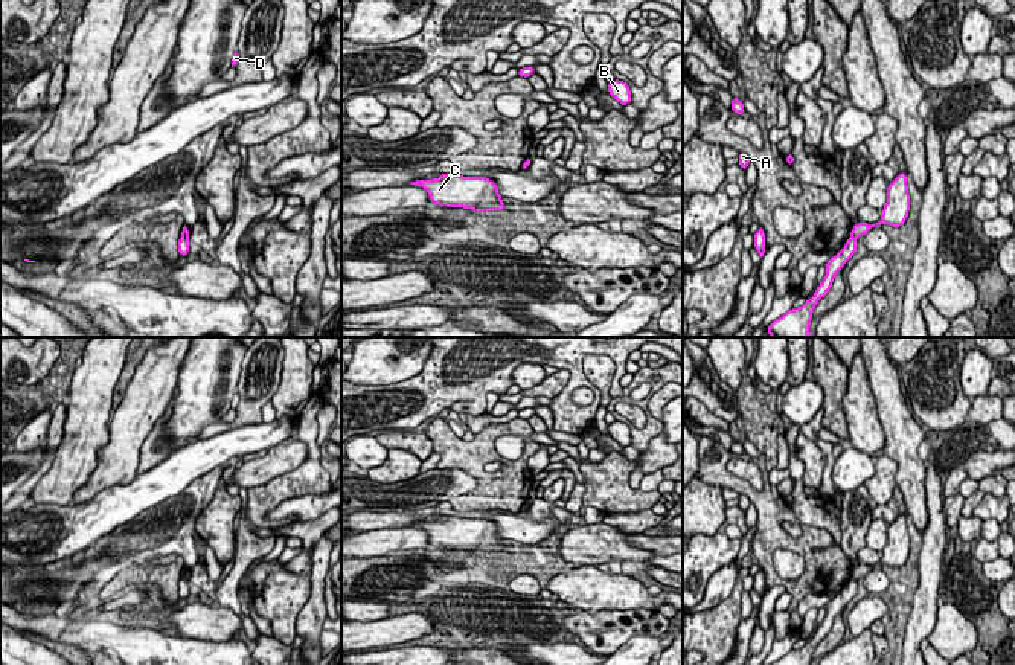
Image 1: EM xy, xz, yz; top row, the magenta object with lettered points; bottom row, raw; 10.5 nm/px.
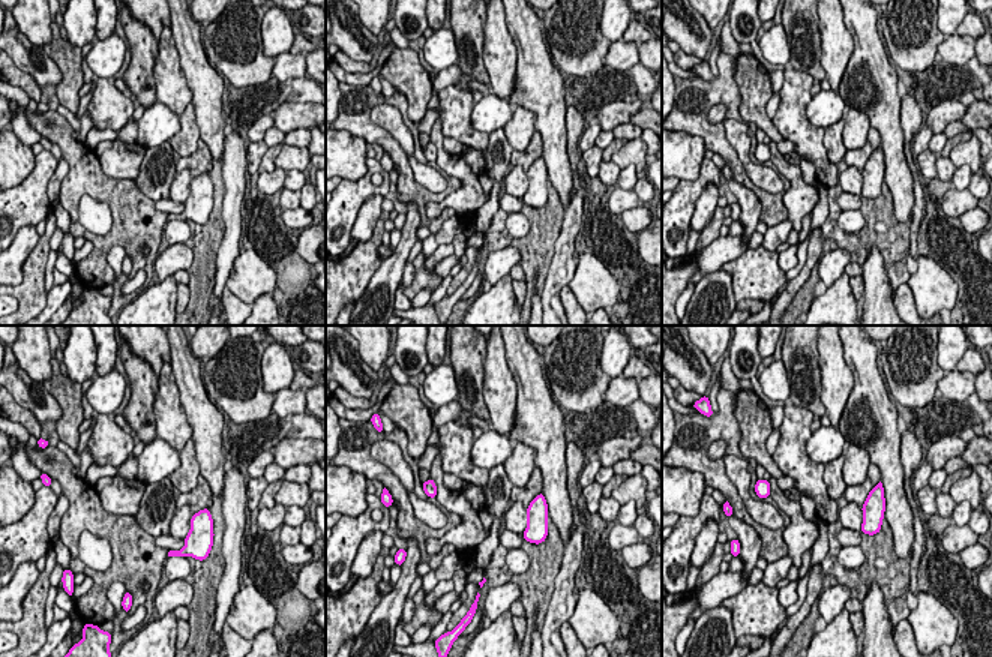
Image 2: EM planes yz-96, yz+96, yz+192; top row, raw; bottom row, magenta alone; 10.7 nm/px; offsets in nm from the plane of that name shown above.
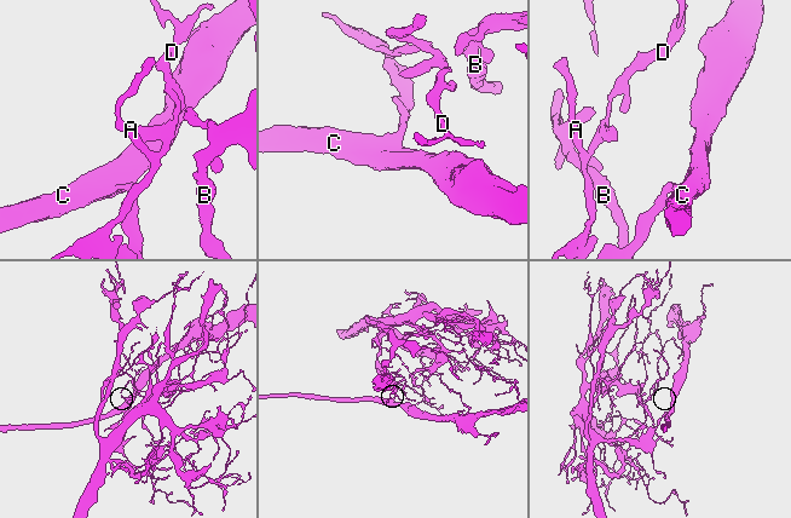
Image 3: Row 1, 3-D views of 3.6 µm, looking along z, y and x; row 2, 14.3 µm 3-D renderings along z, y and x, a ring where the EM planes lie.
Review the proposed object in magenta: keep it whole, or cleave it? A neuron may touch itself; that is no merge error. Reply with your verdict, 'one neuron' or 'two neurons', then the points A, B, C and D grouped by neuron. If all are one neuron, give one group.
two neurons | A B D / C

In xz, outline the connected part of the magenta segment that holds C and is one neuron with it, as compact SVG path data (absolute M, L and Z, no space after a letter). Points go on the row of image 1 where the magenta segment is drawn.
M445 174L433 180L415 180L410 185L419 185L428 192L431 203L447 207L471 209L477 214L491 210L504 210L506 204L497 192L495 182L486 177L463 177Z

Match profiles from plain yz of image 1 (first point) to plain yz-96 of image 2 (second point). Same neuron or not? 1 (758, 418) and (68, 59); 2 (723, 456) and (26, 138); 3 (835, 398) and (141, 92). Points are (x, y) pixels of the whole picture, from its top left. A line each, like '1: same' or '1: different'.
1: same
2: different
3: same

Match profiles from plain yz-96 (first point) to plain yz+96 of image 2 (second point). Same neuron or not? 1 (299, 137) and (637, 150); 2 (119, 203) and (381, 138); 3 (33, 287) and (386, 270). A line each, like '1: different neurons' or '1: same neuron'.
1: different neurons
2: same neuron
3: different neurons

